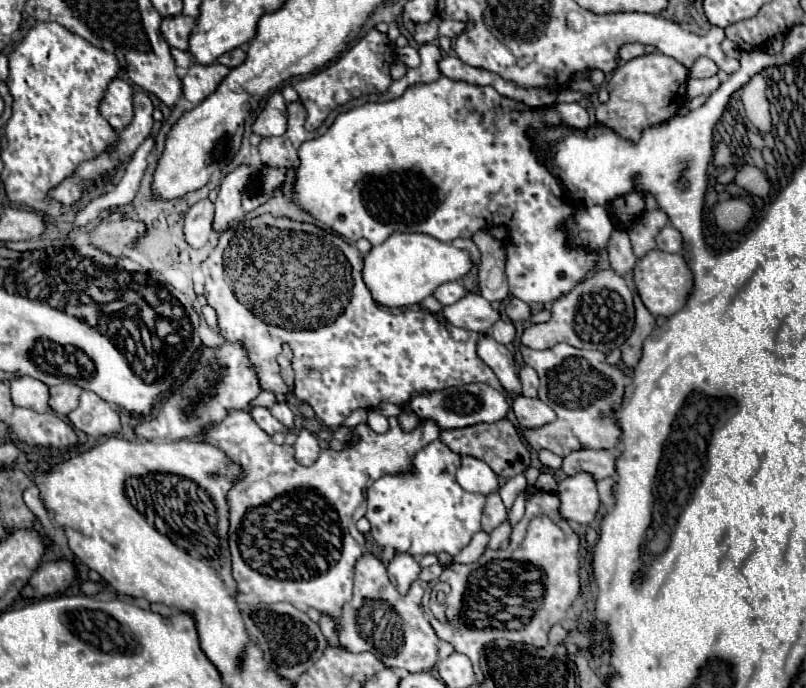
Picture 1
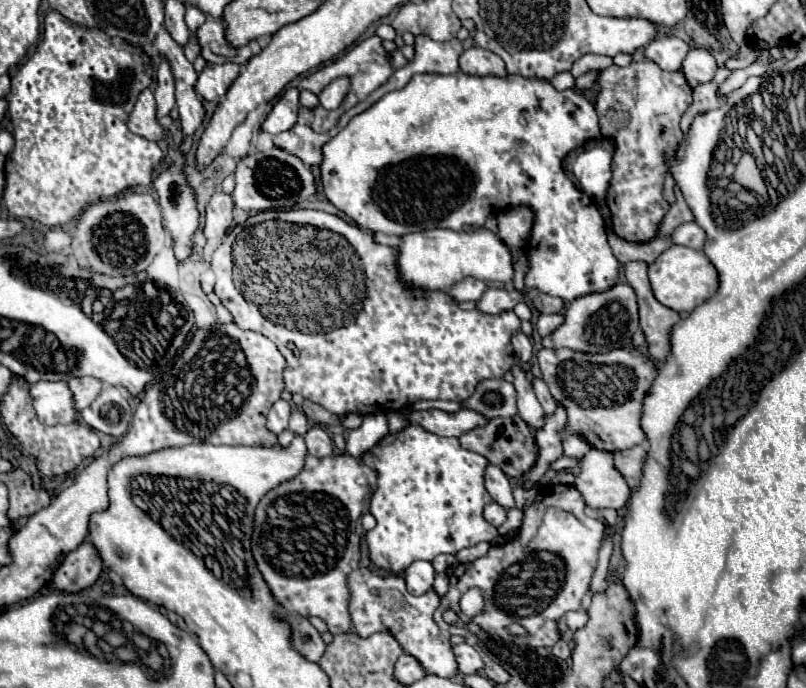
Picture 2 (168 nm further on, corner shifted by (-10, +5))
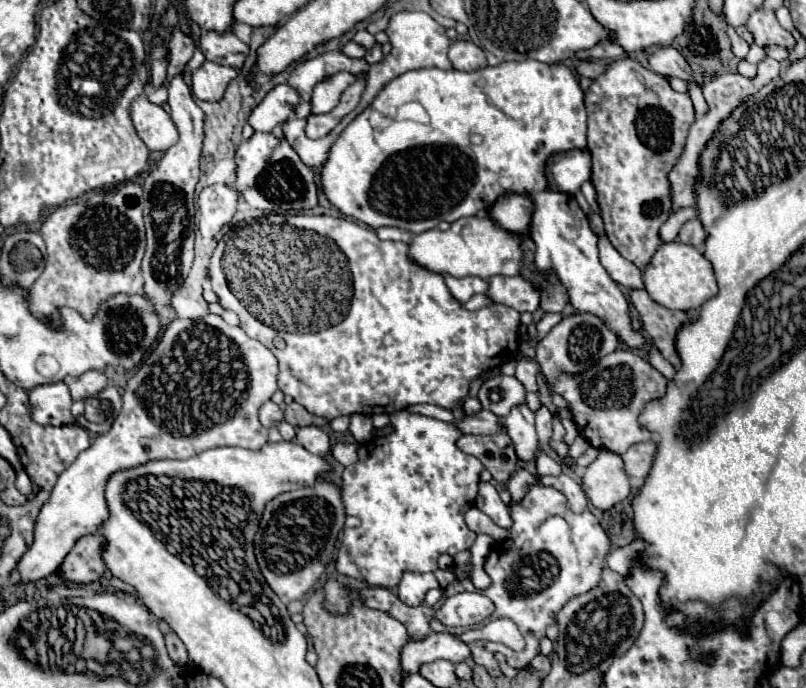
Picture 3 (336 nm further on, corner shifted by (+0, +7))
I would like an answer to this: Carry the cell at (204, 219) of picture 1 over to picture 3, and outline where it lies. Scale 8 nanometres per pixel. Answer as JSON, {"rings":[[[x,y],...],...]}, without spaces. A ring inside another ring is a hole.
{"rings":[[[211,185],[199,193],[199,233],[215,237],[235,213],[239,193],[227,185]]]}

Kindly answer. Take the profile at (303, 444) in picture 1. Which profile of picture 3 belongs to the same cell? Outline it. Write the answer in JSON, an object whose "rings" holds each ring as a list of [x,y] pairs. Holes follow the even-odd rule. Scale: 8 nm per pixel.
{"rings":[[[317,425],[299,427],[297,429],[297,443],[301,443],[307,451],[311,451],[315,455],[325,455],[331,449],[329,435]]]}

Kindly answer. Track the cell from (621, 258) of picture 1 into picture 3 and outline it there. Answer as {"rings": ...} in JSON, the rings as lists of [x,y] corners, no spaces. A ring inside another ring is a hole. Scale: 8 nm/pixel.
{"rings":[[[631,289],[631,303],[641,317],[643,331],[647,333],[651,343],[675,369],[679,369],[681,359],[675,351],[675,333],[687,321],[687,313],[671,311],[655,303],[645,289]]]}

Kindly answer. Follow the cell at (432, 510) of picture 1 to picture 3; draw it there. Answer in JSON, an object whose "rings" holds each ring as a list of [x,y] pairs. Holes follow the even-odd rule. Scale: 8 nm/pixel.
{"rings":[[[397,411],[391,413],[391,427],[393,433],[363,443],[357,451],[359,461],[345,467],[342,475],[345,512],[361,519],[359,527],[343,531],[343,547],[349,549],[363,579],[373,587],[397,587],[403,571],[435,571],[439,555],[471,549],[477,533],[465,525],[463,515],[477,499],[479,477],[485,469],[477,457],[463,453],[455,445],[461,431],[453,423]]]}

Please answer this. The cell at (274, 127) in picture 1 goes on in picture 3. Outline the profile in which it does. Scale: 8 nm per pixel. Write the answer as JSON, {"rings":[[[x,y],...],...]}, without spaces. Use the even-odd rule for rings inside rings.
{"rings":[[[277,85],[267,93],[267,97],[253,109],[249,117],[249,125],[255,131],[269,133],[279,123],[285,123],[293,117],[293,109],[299,103],[299,93],[289,85]]]}

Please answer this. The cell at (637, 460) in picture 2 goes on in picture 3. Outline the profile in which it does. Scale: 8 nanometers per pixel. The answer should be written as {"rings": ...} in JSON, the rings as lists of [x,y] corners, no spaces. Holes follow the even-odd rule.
{"rings":[[[645,441],[645,443],[637,443],[633,447],[629,447],[629,451],[625,451],[621,455],[623,459],[623,469],[629,477],[639,477],[645,479],[645,475],[651,469],[653,463],[653,455],[655,455],[655,441]]]}

